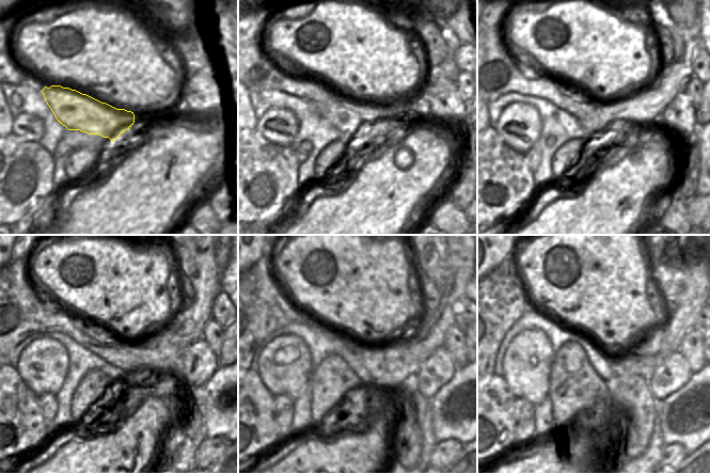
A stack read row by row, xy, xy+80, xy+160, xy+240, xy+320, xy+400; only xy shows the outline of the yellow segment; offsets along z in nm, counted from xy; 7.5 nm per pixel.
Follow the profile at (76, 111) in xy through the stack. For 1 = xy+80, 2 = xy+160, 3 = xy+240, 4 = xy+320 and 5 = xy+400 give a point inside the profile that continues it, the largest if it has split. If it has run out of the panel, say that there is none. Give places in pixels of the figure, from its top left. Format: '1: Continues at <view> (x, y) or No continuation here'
1: Continues at xy+80 (350, 119)
2: Continues at xy+160 (674, 76)
3: Continues at xy+240 (194, 258)
4: Continues at xy+320 (431, 257)
5: Continues at xy+400 (656, 256)

